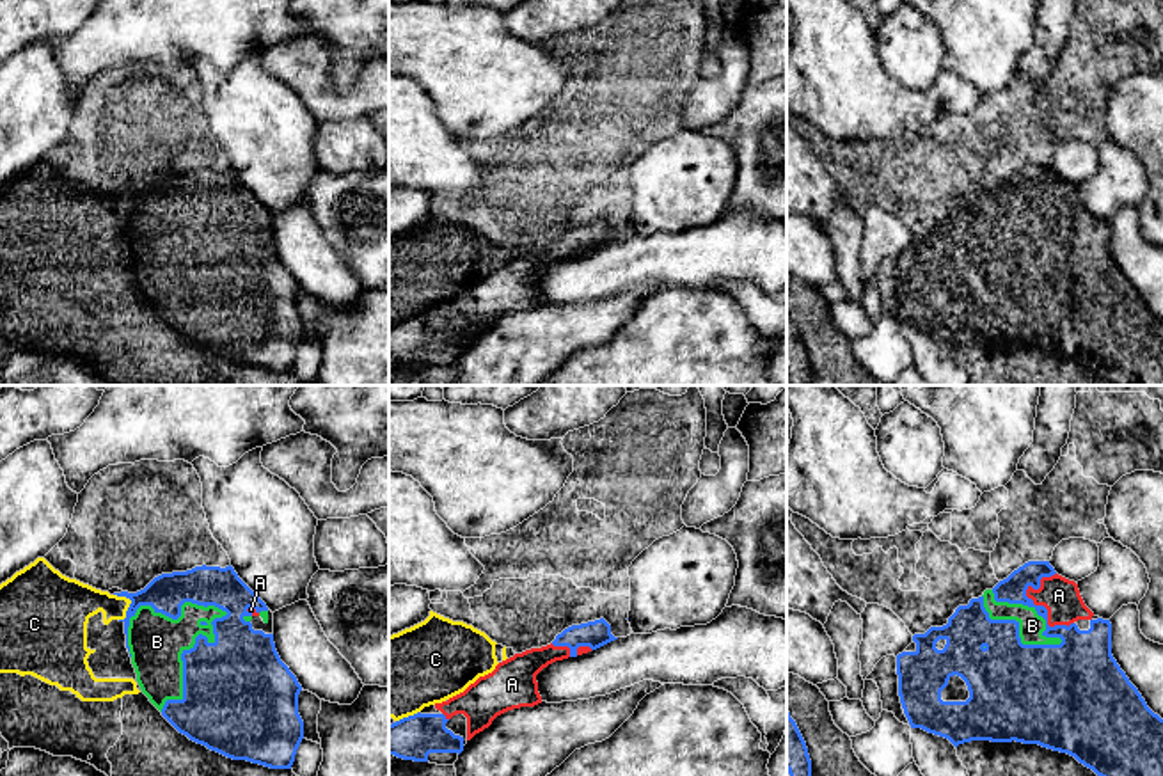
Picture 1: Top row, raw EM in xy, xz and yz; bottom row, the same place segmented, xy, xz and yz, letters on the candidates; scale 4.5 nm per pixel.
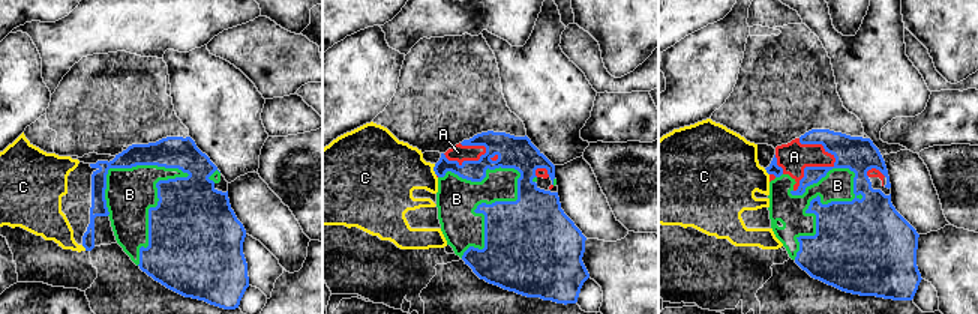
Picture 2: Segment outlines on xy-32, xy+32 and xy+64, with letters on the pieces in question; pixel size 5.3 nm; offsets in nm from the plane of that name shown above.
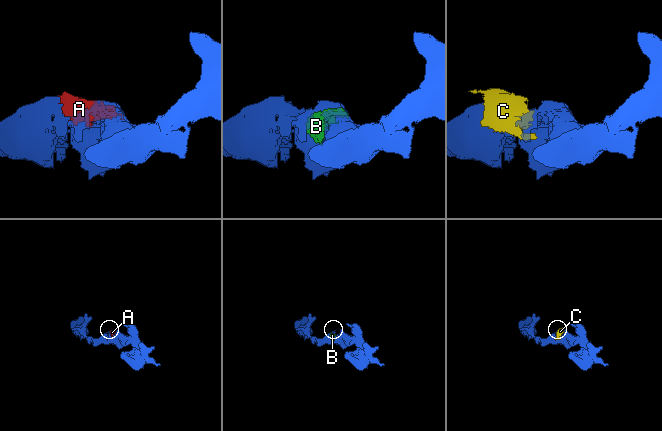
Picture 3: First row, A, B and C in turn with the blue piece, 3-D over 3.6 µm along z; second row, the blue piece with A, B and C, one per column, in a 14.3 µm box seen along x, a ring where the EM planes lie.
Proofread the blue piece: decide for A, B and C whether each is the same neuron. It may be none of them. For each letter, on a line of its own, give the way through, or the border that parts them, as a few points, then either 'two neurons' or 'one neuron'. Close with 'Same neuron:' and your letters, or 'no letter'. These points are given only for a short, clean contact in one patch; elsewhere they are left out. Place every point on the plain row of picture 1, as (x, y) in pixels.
A: one neuron
B: one neuron
C: two neurons
Same neuron: A, B

